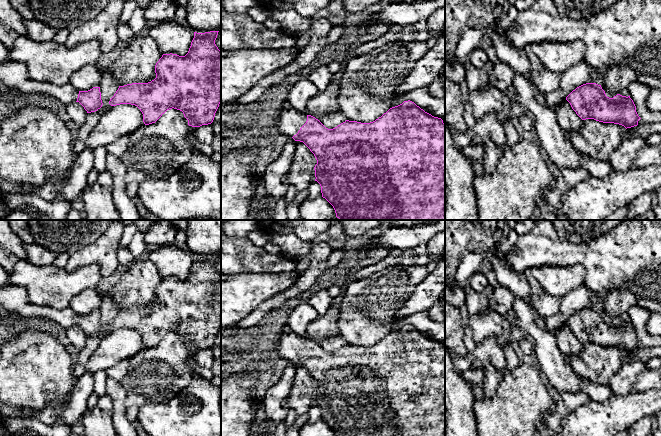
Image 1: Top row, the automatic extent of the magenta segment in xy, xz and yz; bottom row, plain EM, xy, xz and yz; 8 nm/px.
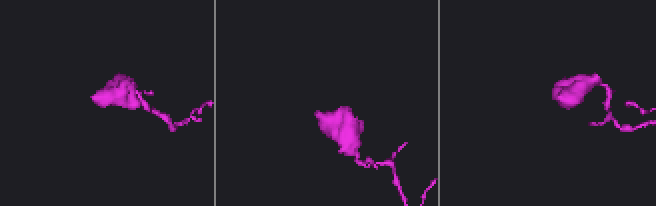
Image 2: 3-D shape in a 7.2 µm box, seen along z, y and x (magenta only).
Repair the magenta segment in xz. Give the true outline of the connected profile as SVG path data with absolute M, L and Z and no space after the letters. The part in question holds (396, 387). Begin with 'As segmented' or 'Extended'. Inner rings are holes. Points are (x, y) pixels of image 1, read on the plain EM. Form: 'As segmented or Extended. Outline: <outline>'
Extended. Outline: M285 325L277 340L277 352L295 365L303 366L314 378L317 384L314 391L315 405L321 410L322 421L333 430L335 436L445 436L445 348L441 342L425 336L414 326L404 325L370 347L346 344L337 351L328 353L315 341L298 336Z

